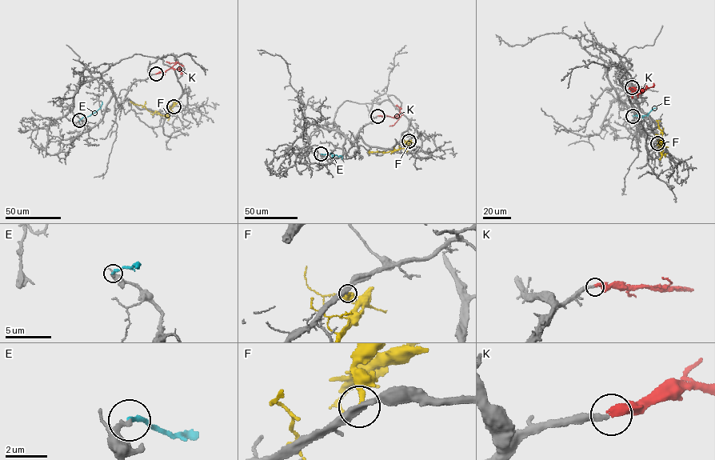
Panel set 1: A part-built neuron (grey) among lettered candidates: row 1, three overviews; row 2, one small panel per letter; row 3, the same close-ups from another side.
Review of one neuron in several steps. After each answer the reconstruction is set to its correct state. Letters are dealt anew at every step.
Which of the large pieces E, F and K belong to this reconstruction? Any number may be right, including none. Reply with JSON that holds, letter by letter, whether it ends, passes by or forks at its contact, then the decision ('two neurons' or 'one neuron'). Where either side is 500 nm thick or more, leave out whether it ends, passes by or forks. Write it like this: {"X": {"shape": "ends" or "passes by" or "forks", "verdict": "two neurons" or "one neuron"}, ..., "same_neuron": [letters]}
{"E": {"shape": "ends", "verdict": "two neurons"}, "F": {"shape": "ends", "verdict": "two neurons"}, "K": {"shape": "ends", "verdict": "one neuron"}, "same_neuron": ["K"]}

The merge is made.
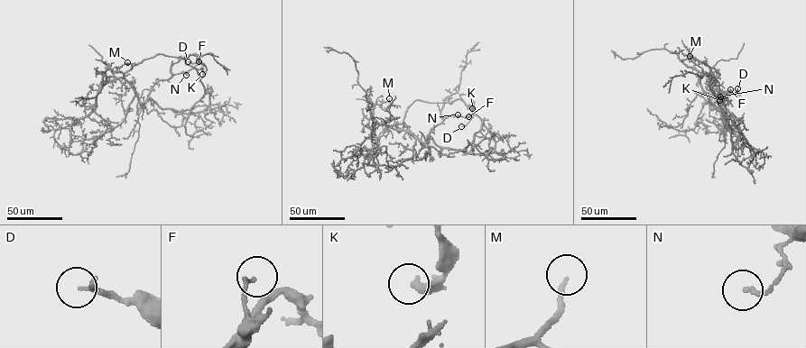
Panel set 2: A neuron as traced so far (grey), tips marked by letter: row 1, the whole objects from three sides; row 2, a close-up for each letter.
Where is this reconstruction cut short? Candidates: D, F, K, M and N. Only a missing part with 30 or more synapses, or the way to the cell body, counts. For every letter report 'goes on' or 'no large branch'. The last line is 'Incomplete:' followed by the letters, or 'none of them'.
D: no large branch
F: no large branch
K: no large branch
M: goes on
N: no large branch
Incomplete: M

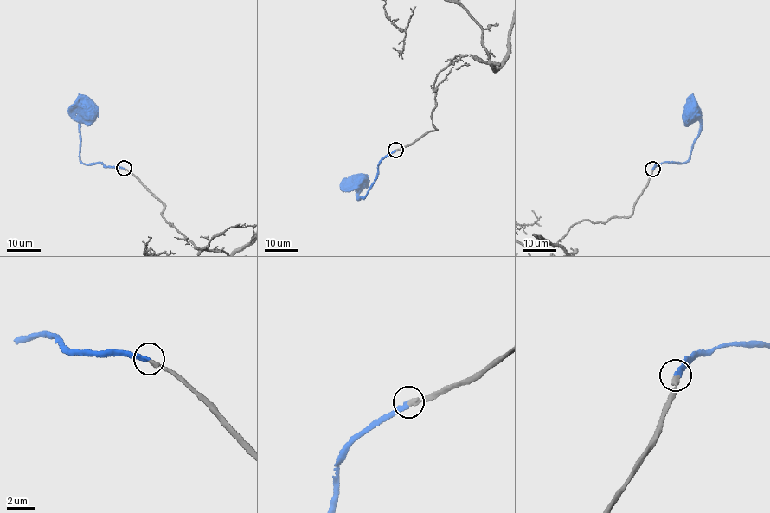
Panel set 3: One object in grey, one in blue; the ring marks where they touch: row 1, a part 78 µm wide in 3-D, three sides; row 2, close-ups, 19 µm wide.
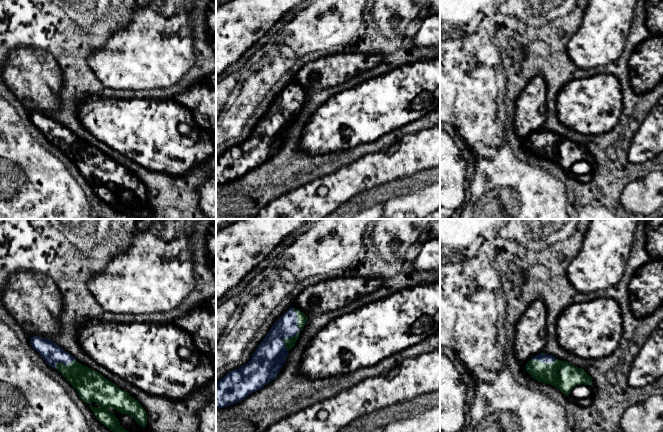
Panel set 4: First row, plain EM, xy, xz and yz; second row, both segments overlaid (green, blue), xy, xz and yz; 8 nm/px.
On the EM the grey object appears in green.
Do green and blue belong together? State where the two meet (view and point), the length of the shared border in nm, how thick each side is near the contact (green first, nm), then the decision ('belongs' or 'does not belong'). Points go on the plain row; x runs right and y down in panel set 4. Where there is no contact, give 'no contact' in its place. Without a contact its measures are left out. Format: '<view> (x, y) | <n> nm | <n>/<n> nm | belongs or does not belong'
xz (298, 108) | 340 nm | 80/220 nm | belongs

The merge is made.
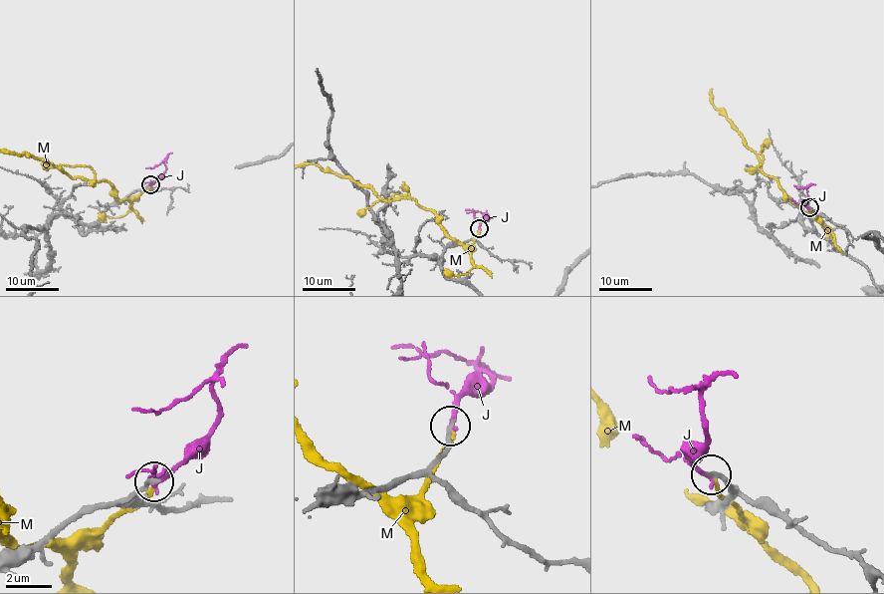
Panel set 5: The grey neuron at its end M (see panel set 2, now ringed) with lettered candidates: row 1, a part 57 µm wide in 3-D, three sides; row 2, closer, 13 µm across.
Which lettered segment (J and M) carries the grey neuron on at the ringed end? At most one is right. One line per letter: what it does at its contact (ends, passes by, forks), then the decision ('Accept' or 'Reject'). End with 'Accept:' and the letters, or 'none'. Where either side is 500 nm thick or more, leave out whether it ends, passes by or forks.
J: It ends there. Accept
M: It ends there. Reject
Accept: J

